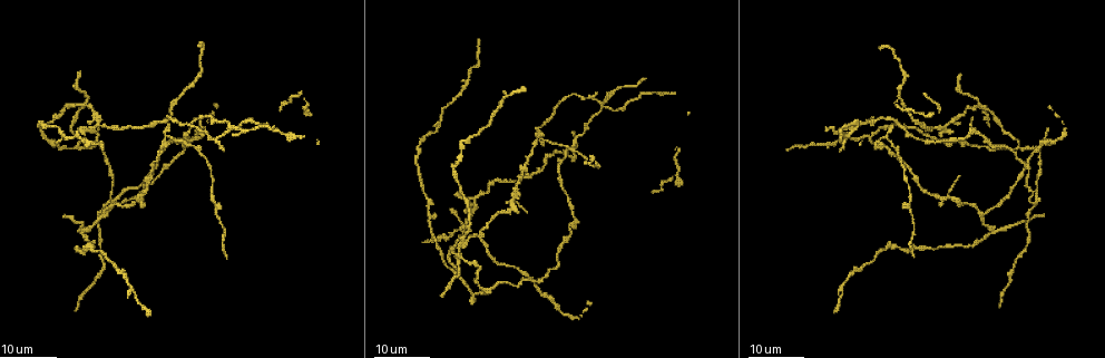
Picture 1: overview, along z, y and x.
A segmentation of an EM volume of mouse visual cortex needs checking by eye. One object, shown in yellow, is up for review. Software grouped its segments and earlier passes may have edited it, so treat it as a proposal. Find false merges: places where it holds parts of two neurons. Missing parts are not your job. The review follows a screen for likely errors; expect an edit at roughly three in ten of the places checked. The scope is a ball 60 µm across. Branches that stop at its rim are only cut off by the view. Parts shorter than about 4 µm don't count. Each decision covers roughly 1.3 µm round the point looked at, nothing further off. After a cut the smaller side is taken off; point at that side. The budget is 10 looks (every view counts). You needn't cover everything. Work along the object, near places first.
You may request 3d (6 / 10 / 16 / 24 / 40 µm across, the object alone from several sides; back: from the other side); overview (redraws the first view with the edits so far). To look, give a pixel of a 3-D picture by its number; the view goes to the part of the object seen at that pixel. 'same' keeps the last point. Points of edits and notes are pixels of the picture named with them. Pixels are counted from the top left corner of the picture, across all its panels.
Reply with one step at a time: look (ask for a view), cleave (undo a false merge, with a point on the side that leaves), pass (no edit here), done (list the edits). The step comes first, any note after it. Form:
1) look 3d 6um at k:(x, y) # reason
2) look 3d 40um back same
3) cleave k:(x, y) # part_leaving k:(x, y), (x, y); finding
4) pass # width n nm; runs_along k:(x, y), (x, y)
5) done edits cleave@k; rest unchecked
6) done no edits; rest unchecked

look 3d 16um at 1:(528, 276)

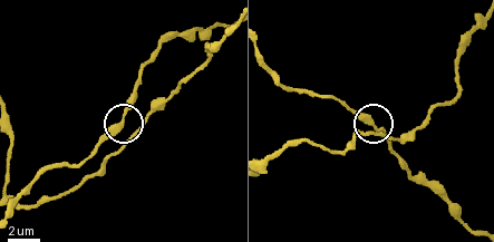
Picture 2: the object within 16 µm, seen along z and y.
look 3d 6um at 2:(123, 120) # closer look

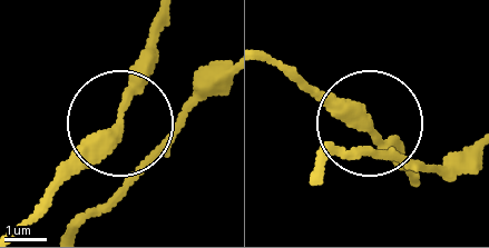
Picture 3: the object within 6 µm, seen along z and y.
pass # width 240 nm; runs_along 3:(468, 149), (426, 170), (372, 121), (411, 178); all the same neuron

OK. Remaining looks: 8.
look 3d 24um at 1:(132, 292) # side arm on a straight run

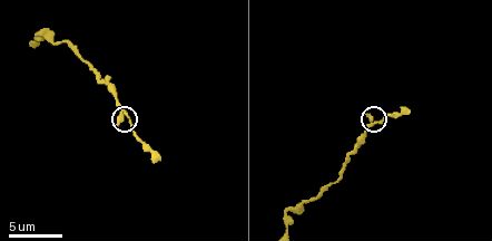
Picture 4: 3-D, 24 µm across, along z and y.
look 3d 10um at 4:(374, 121)

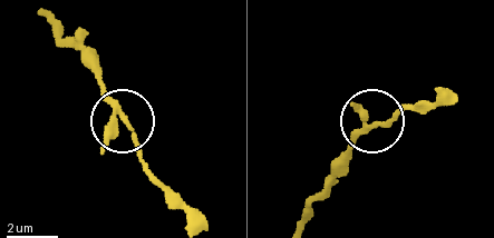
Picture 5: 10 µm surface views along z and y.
pass # arms 3; runs_along 5:(48, 18), (77, 48), (133, 137), (144, 169), (165, 192); continuous, no second neuron

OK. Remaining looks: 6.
look 3d 24um at 1:(83, 106) # four-way junction

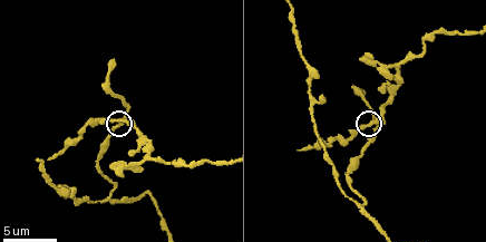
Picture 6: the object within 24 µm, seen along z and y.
look 3d 6um at 6:(121, 119)

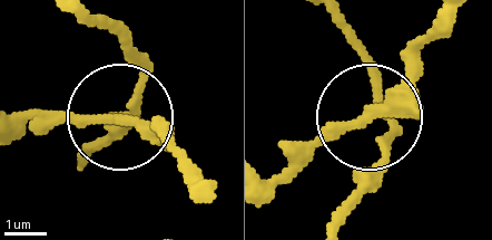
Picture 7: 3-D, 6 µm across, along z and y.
pass # arms 4; runs_along 7:(341, 221), (383, 146), (368, 117), (330, 135), (269, 195); continuous, no second neuron

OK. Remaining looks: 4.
look 3d 16um at 1:(83, 234) # three arms meet

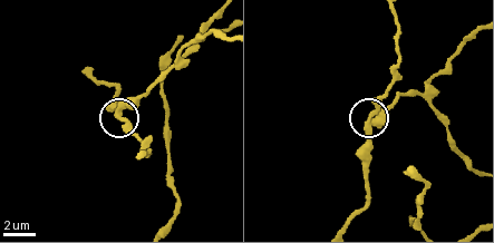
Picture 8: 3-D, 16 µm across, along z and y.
look 3d 6um at 8:(120, 115) # zoom in

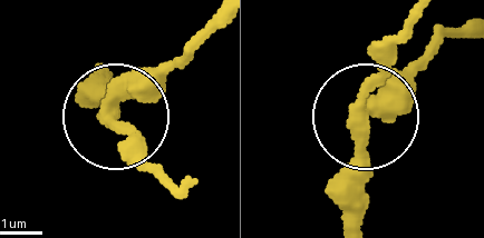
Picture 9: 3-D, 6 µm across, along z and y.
pass # side_arm 11 um; runs_along 9:(471, 29), (439, 39), (368, 113), (365, 220); all the same neuron

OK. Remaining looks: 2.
look 3d 16um at 1:(981, 215) # looks like a crossing

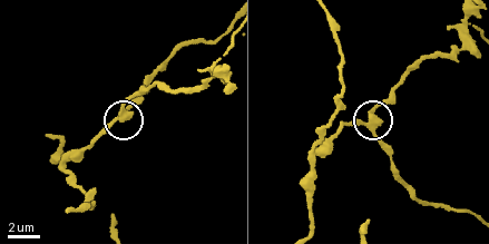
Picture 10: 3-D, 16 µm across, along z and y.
look 3d 6um at 10:(117, 117) # closer look

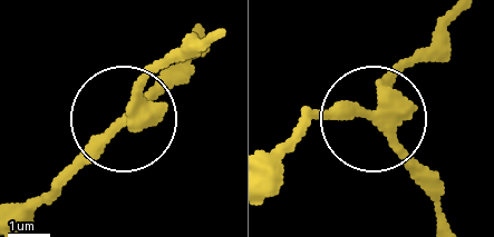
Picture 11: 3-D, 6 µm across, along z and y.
pass # runs_along 11:(442, 217), (414, 164), (370, 121), (349, 110), (300, 118); continuous, no second neuron

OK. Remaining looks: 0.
done no edits; rest unchecked

